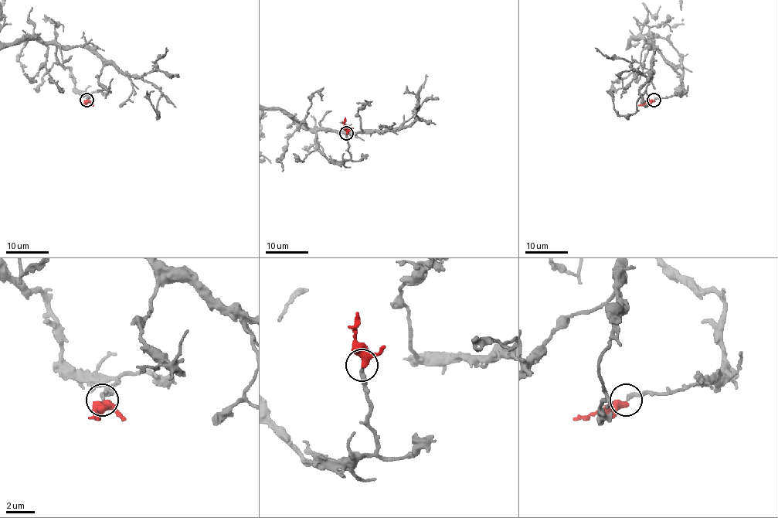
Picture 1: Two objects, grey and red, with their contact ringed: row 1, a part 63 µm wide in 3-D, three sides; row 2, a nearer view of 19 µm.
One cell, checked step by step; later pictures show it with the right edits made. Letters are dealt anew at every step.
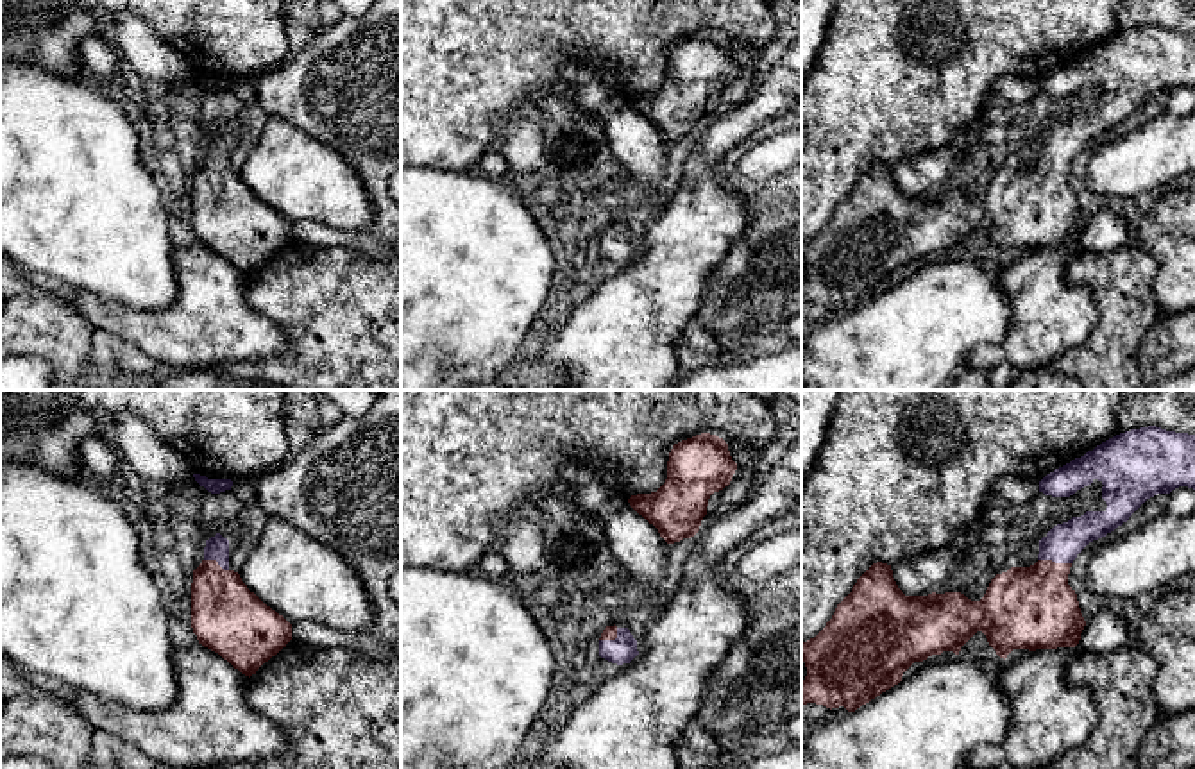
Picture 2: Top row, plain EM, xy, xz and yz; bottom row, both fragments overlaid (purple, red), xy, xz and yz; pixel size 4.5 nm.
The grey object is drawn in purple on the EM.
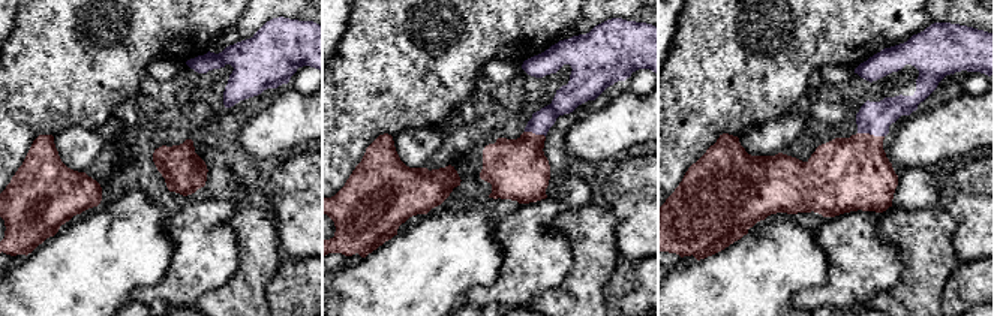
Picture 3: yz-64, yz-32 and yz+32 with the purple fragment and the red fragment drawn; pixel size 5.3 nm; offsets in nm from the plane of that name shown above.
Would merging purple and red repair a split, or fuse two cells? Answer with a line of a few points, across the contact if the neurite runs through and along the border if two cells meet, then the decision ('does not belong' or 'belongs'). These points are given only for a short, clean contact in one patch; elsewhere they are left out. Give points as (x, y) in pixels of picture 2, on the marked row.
yz (1063, 542), (1054, 560), (1033, 607) | belongs

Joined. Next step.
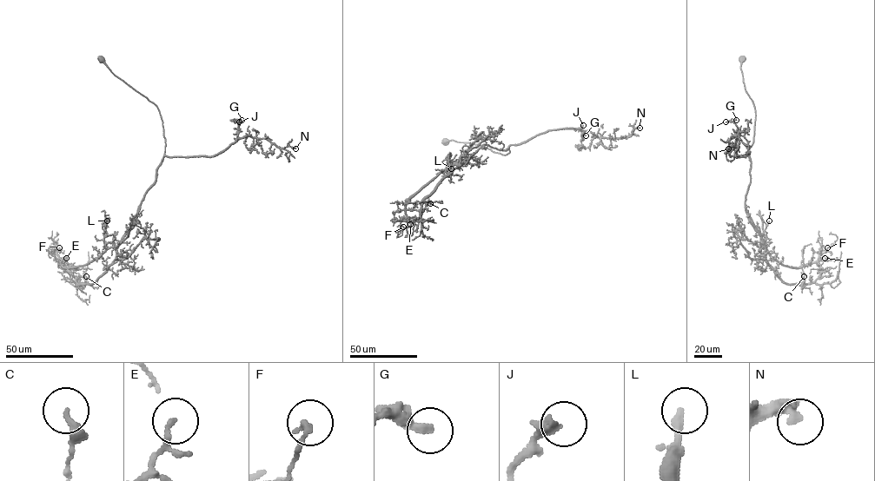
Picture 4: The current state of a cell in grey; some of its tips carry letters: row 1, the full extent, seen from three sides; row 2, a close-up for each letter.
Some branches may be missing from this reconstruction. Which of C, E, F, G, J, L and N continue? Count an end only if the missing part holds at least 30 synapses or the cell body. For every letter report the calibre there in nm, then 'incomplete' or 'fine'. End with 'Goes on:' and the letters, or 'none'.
C: 320 nm | fine
E: 90 nm | fine
F: 200 nm | fine
G: 320 nm | fine
J: 280 nm | fine
L: 240 nm | incomplete
N: 220 nm | fine
Goes on: L

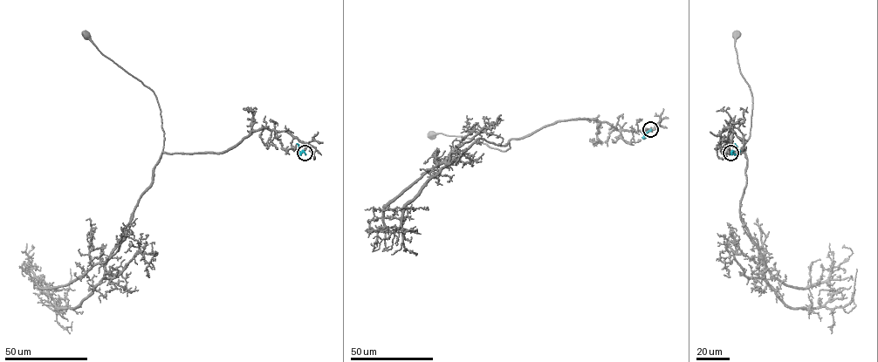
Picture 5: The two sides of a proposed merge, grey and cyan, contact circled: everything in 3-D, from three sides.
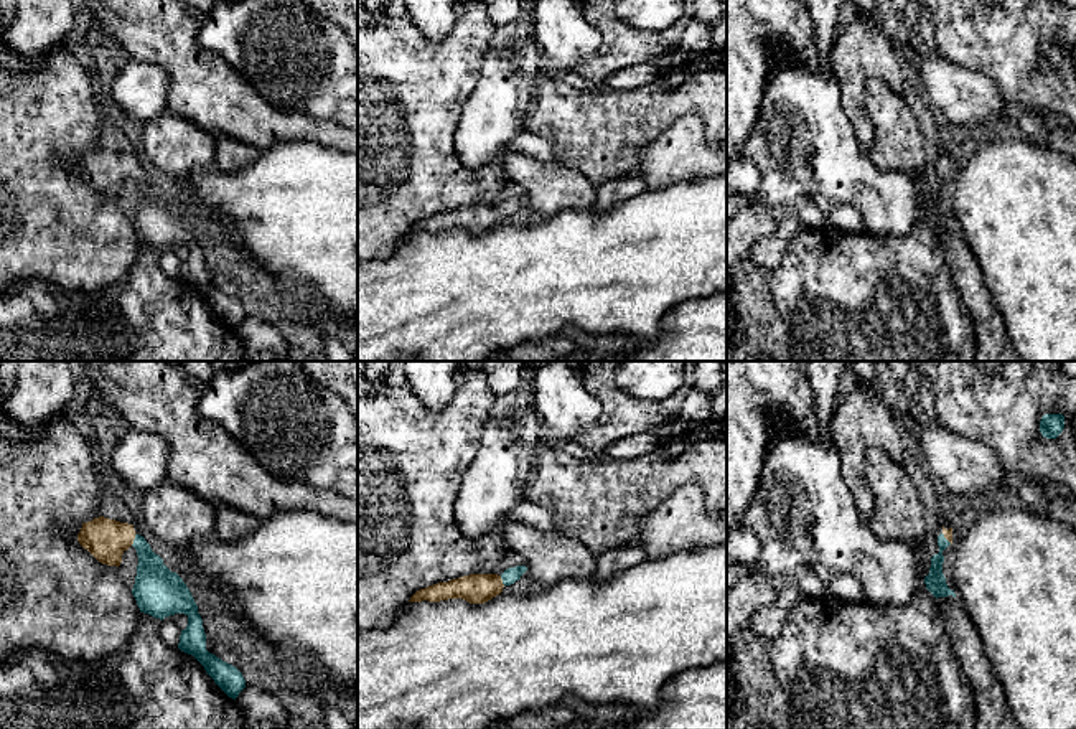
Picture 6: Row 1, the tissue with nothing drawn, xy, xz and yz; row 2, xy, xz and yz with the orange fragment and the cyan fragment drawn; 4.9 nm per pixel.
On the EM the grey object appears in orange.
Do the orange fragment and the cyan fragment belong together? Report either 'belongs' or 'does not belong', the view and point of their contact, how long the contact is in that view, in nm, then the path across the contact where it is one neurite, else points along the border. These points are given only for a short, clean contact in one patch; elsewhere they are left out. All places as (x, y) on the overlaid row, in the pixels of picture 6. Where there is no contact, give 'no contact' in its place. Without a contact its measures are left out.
belongs; contact xy (134, 538); length 70 nm; way xy (106, 540), (134, 538), (144, 550), (155, 584)

